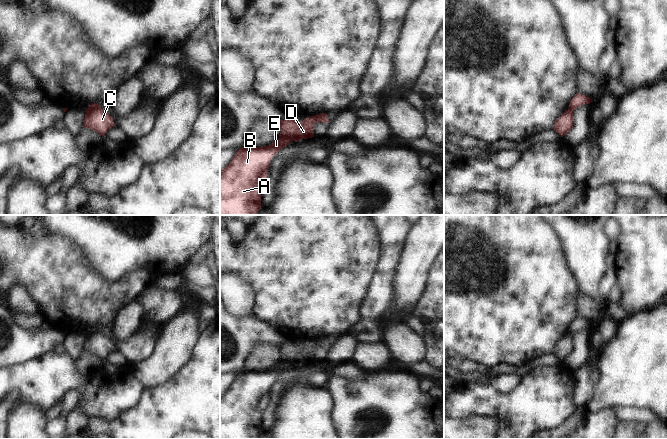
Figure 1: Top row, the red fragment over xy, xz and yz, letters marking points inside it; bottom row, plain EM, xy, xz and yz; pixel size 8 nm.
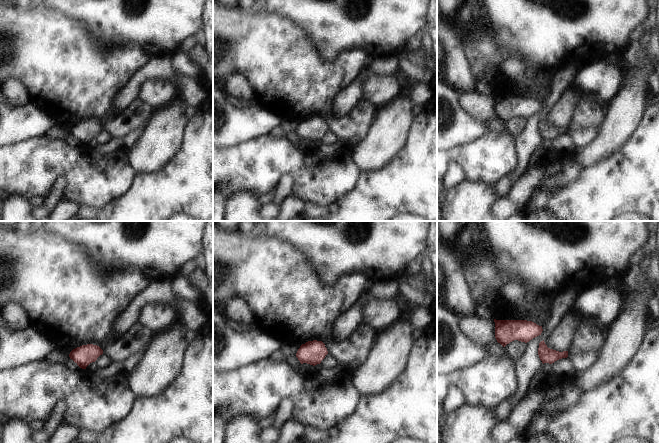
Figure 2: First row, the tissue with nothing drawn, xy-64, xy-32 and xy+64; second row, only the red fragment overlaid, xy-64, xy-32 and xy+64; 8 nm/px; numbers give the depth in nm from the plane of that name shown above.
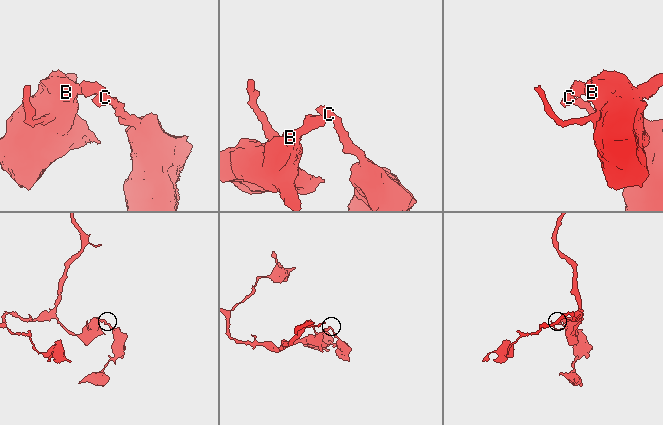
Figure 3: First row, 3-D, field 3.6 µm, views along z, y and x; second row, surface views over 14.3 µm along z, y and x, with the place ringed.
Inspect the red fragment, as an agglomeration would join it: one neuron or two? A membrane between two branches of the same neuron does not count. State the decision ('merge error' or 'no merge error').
merge error

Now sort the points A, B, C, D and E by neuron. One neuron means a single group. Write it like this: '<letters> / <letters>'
A B D E / C

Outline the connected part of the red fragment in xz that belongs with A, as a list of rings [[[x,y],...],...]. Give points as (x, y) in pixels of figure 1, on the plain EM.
[[[287,340],[279,346],[281,357],[277,365],[264,371],[242,371],[236,375],[230,387],[220,393],[220,439],[256,439],[261,433],[261,420],[264,409],[268,406],[269,387],[281,372],[292,365],[314,361],[314,349],[323,346],[316,340],[309,340],[302,346]]]

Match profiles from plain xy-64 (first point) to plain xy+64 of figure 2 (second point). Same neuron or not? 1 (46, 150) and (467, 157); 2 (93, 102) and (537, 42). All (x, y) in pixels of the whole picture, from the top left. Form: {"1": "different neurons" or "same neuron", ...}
{"1": "same neuron", "2": "different neurons"}

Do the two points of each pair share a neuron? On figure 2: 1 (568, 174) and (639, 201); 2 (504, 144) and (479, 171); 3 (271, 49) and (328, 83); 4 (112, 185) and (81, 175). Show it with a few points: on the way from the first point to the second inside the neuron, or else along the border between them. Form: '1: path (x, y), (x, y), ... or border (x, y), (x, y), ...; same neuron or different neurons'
1: border (583, 168), (579, 176), (572, 183), (557, 190); different neurons
2: path (497, 151), (484, 164); same neuron
3: path (285, 63), (304, 82), (314, 82); same neuron
4: path (104, 179), (92, 179), (89, 176); same neuron

